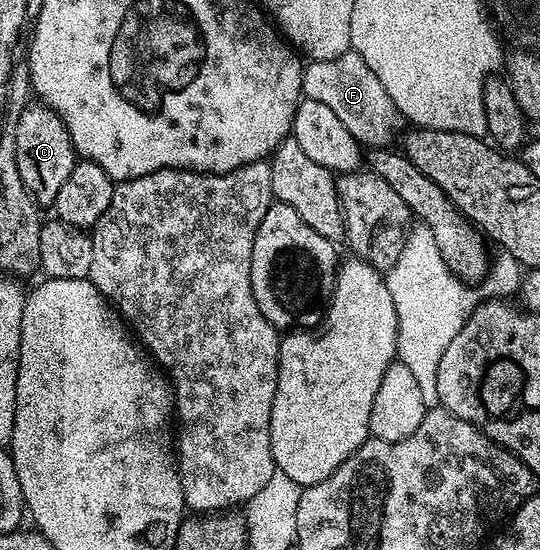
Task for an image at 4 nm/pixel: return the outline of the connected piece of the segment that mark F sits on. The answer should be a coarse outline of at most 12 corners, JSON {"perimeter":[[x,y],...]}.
{"perimeter":[[350,50],[304,64],[301,93],[358,143],[385,149],[403,126],[395,101]]}

